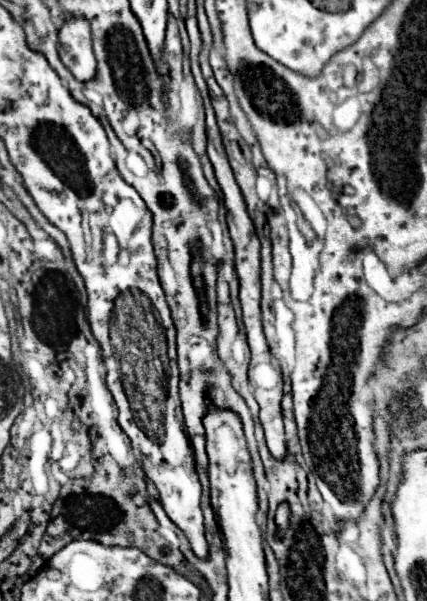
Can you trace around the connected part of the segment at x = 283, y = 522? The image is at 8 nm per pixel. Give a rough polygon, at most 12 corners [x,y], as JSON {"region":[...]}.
{"region":[[286,503],[276,511],[276,525],[282,531],[286,531],[290,511]]}

